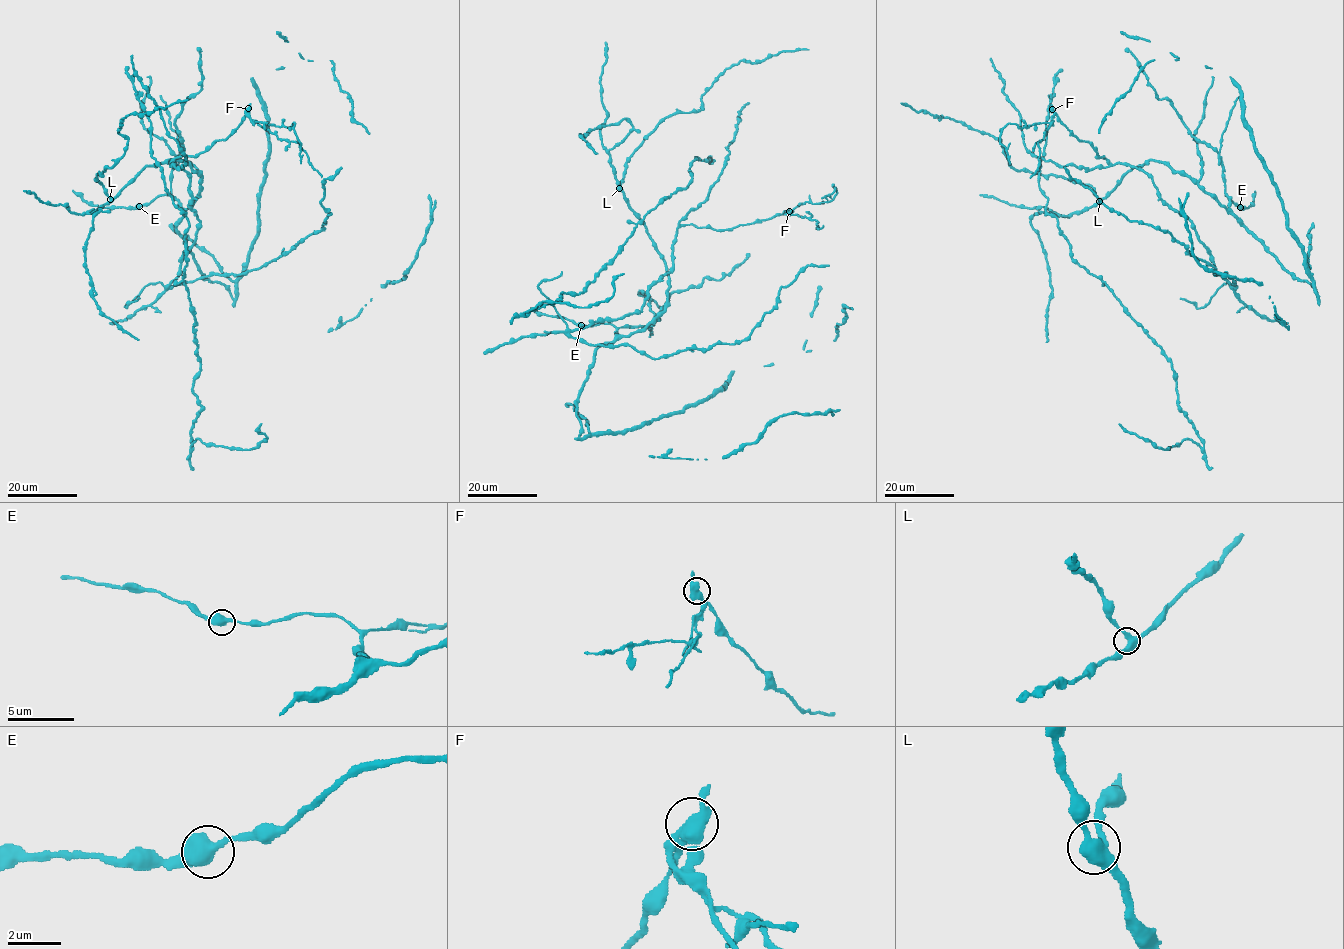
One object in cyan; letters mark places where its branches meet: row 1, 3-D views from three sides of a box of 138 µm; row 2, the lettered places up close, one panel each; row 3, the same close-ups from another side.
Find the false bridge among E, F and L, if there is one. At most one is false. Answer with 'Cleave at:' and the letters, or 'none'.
Cleave at: F

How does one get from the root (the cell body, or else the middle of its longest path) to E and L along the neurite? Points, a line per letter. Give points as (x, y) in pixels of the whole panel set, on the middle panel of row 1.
E: (668, 288), (664, 310), (642, 329), (629, 335), (618, 336), (610, 324), (581, 325)
L: (668, 288), (663, 255), (619, 188)

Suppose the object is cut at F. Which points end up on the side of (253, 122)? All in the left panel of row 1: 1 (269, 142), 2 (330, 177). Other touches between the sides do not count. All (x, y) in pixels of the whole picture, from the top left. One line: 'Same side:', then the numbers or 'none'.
Same side: none

